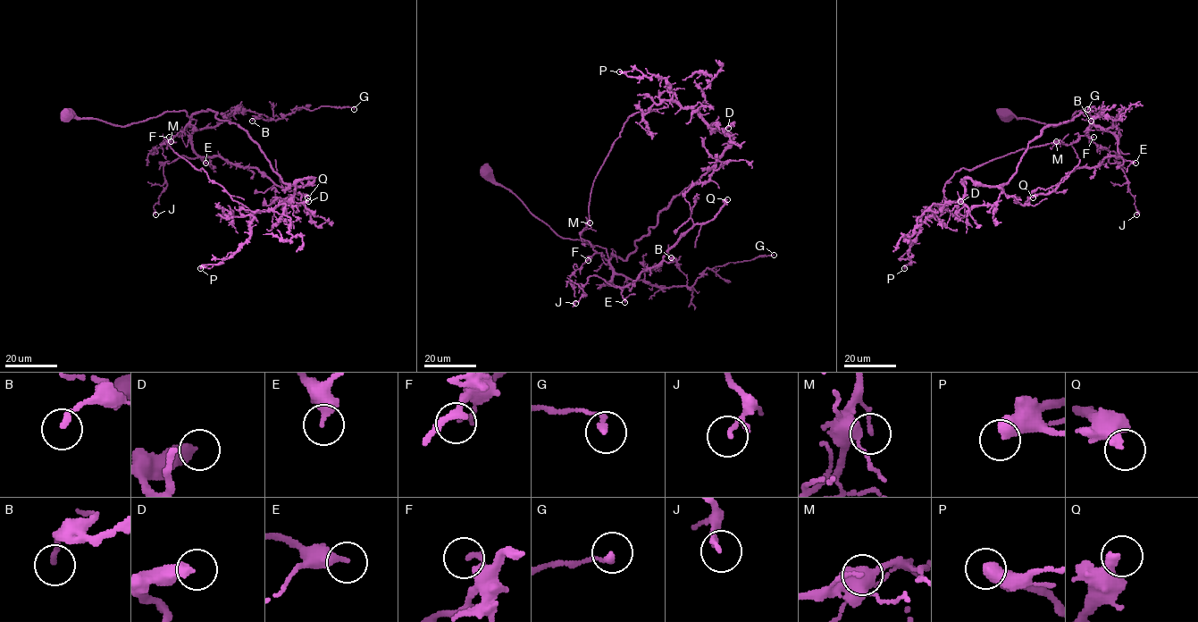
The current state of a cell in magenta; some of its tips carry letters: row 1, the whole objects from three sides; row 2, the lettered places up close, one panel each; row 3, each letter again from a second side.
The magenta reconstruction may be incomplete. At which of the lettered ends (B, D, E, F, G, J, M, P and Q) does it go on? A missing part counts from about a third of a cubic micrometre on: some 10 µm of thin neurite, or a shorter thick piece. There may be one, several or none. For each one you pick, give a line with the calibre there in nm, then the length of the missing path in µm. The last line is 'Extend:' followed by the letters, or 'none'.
P: calibre 500 nm; missing 30 µm
Q: calibre 320 nm; missing 15 µm
Extend: P, Q

